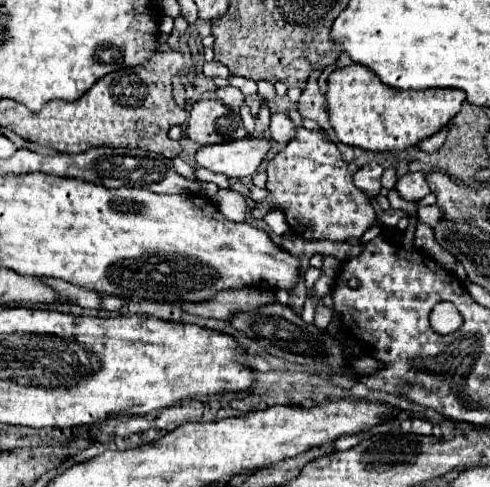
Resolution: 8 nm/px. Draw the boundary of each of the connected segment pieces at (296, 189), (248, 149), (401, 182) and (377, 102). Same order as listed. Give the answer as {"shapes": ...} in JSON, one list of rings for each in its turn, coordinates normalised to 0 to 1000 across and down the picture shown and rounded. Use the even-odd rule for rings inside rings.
{"shapes":[[[[608,263],[604,279],[588,292],[588,300],[547,333],[543,355],[547,366],[543,386],[551,398],[514,427],[510,439],[518,452],[535,452],[551,431],[567,427],[580,435],[584,456],[592,460],[596,472],[612,480],[629,476],[629,493],[698,493],[698,497],[710,489],[735,489],[767,452],[767,435],[755,419],[755,407],[735,386],[722,382],[718,353],[710,349],[710,337],[698,329],[694,308],[653,271]]],[[[506,279],[498,287],[461,292],[449,300],[412,300],[400,312],[400,333],[412,345],[449,353],[473,370],[514,361],[531,345],[547,312],[551,312],[547,279]]],[[[833,353],[829,361],[812,366],[808,394],[816,398],[816,407],[824,407],[833,415],[853,415],[878,394],[878,386],[857,353]]],[[[739,131],[686,140],[669,156],[669,238],[698,296],[755,312],[796,312],[849,300],[857,287],[898,271],[939,230],[951,193],[927,181],[812,185],[796,181]]]]}

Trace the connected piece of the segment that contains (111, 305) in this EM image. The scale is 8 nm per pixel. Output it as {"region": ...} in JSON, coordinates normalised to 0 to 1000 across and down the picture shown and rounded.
{"region":[[[208,606],[208,626],[218,639],[241,639],[255,620],[257,616],[243,608]]]}

